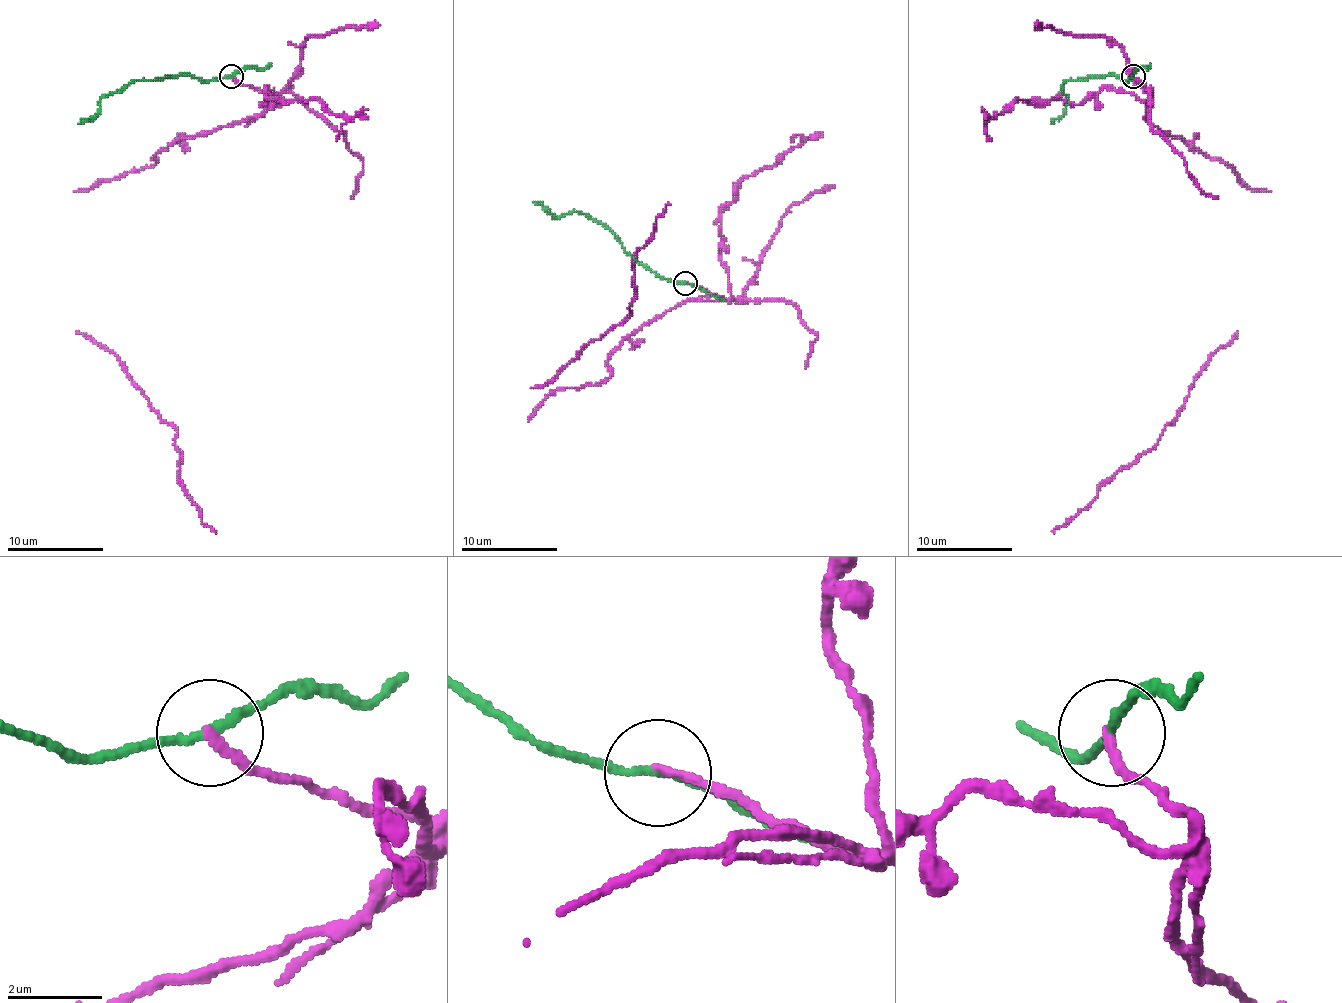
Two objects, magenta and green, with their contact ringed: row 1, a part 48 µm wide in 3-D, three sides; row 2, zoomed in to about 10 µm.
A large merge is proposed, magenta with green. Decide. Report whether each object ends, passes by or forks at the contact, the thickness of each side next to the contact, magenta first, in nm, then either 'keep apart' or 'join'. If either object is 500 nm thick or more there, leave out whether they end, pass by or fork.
magenta ends | green passes by | 200/180 nm | keep apart

